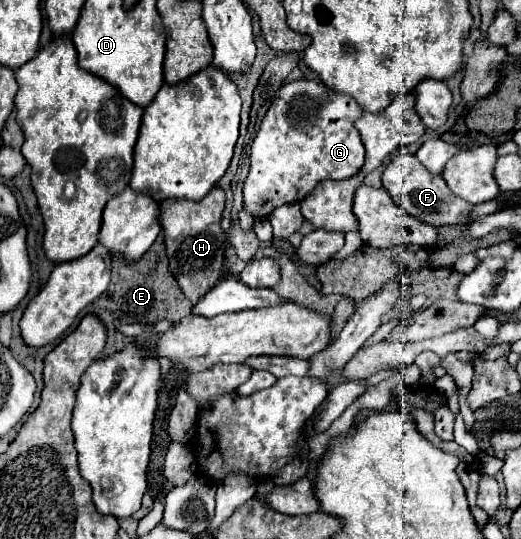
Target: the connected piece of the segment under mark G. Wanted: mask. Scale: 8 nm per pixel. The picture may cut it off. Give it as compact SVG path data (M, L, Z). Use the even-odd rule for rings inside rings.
M297 79L285 83L269 107L253 143L251 143L251 169L245 179L243 195L245 207L253 217L267 217L275 207L303 201L319 181L325 179L347 179L355 175L363 167L365 147L359 139L359 131L355 129L355 119L359 119L363 109L359 103L343 93L331 91L321 81L311 79Z

